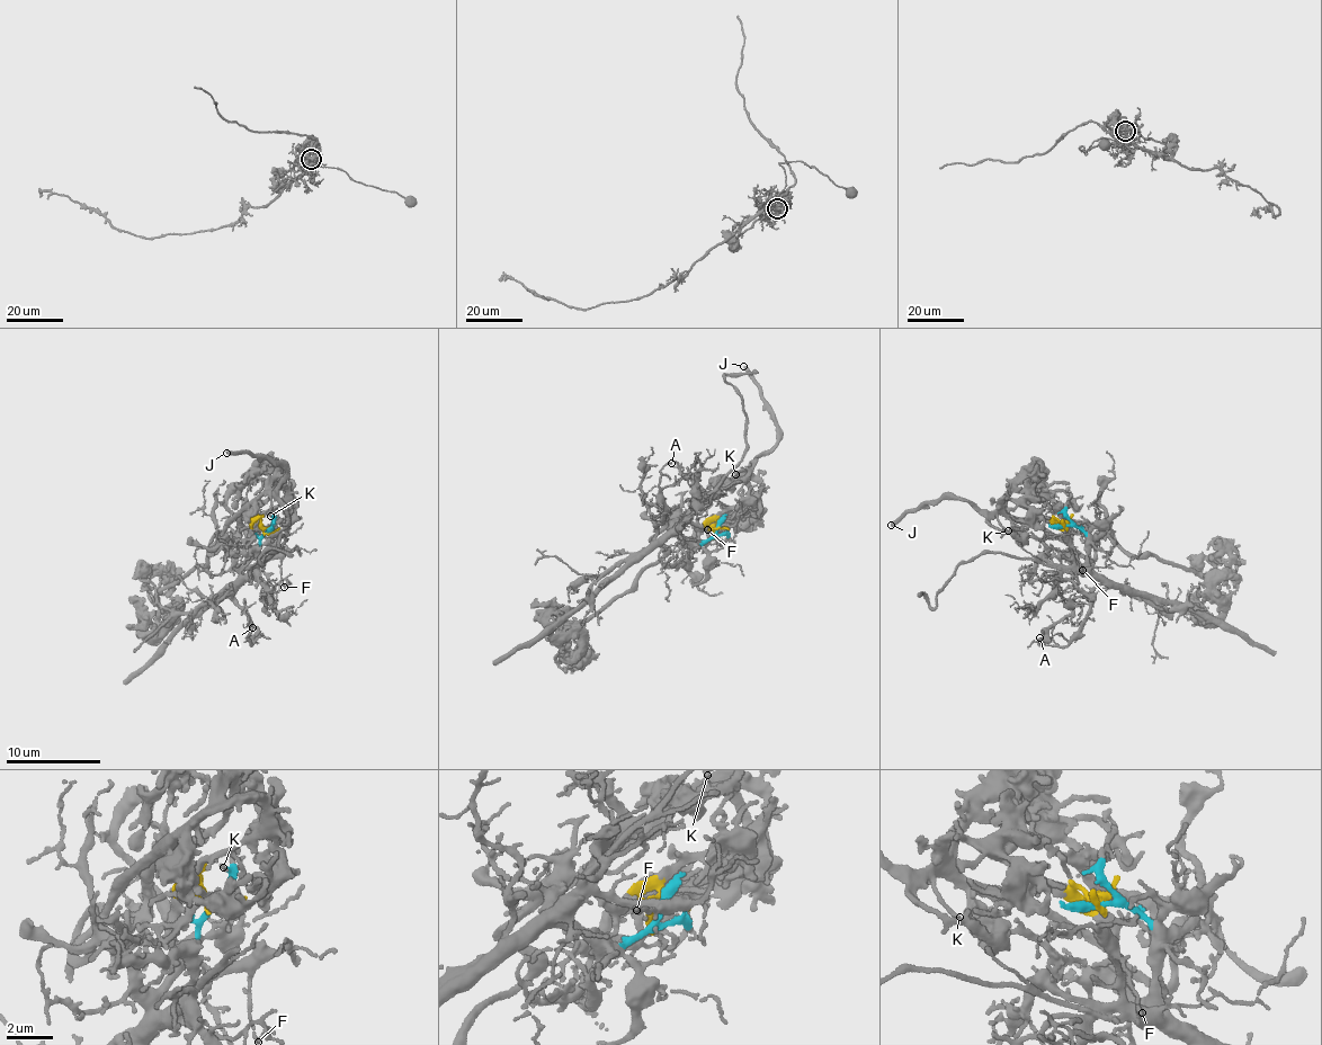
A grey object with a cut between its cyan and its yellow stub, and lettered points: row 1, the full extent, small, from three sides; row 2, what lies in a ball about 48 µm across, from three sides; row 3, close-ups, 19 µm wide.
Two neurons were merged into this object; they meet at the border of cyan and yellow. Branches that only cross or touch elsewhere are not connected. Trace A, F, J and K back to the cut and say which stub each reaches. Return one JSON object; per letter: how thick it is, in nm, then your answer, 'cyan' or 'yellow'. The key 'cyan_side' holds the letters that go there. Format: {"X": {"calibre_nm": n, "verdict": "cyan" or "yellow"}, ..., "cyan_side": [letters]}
{"A": {"calibre_nm": 140, "verdict": "cyan"}, "F": {"calibre_nm": 100, "verdict": "cyan"}, "J": {"calibre_nm": 300, "verdict": "yellow"}, "K": {"calibre_nm": 180, "verdict": "yellow"}, "cyan_side": ["A", "F"]}

